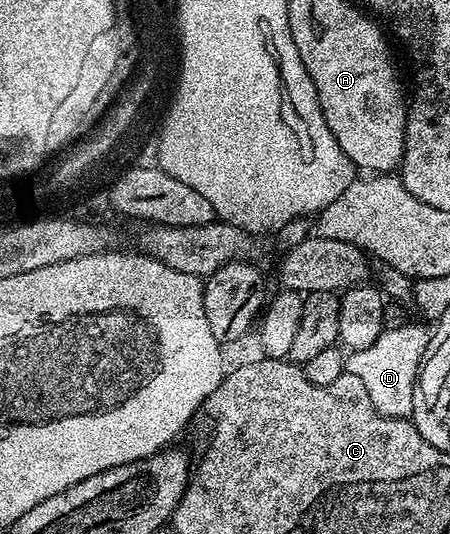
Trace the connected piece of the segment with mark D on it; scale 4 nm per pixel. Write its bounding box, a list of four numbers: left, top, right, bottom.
[345,324,430,418]

